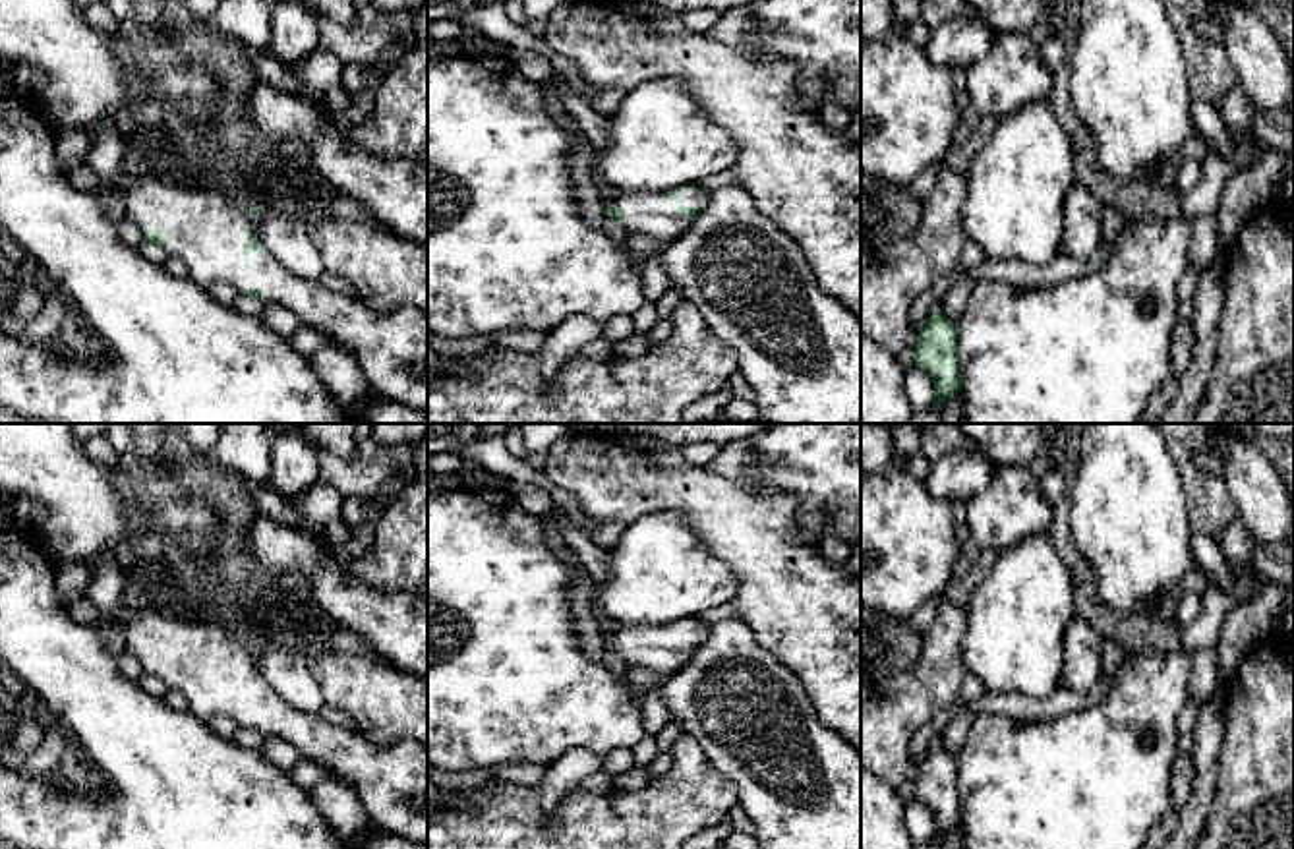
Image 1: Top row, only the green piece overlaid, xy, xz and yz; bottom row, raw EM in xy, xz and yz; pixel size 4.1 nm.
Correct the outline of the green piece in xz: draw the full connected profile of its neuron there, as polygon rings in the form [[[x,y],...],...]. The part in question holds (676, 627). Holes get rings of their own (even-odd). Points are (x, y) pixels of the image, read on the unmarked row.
[[[696,617],[665,627],[623,625],[619,634],[605,642],[605,648],[621,654],[629,667],[667,677],[689,661],[710,636],[710,629],[712,625]]]

